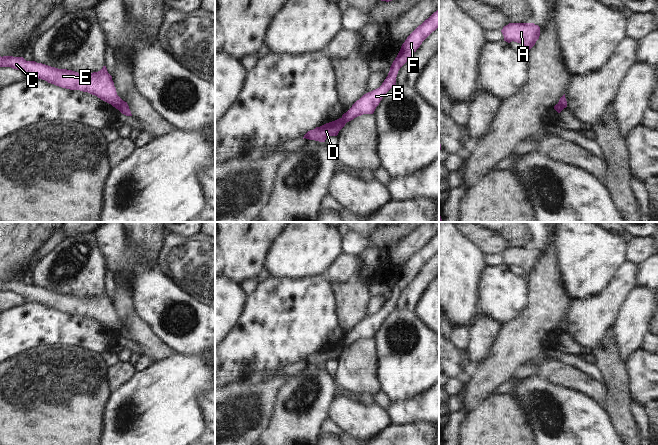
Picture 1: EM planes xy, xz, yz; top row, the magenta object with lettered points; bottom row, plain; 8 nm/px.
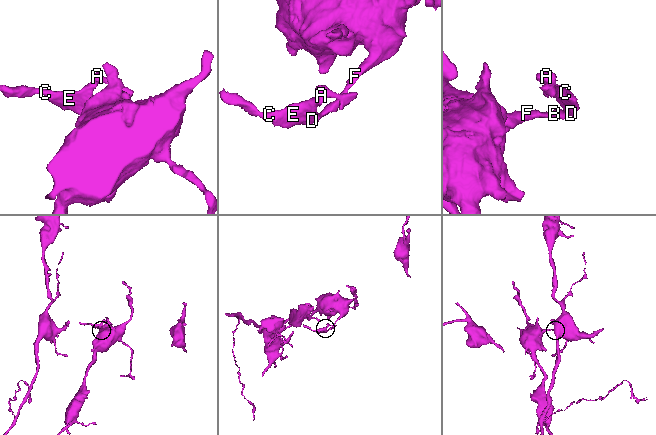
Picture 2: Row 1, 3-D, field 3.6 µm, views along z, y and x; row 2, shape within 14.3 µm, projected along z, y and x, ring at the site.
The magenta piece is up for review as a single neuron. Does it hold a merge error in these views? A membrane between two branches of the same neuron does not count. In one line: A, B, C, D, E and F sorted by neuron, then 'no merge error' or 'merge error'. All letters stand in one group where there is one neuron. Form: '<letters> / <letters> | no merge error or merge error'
A C D E / B F | merge error

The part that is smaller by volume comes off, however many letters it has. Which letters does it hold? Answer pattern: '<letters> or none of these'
A, C, D, E

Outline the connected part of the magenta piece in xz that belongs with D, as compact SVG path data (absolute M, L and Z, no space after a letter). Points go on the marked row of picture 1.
M339 118L335 121L326 123L320 127L316 127L313 130L308 131L304 137L309 140L315 140L319 142L325 142L328 136L337 136L339 131L345 126L343 118Z

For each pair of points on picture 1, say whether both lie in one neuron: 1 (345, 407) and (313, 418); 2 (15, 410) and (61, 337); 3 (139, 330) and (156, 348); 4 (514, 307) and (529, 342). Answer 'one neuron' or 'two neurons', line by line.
1: two neurons
2: two neurons
3: one neuron
4: two neurons

